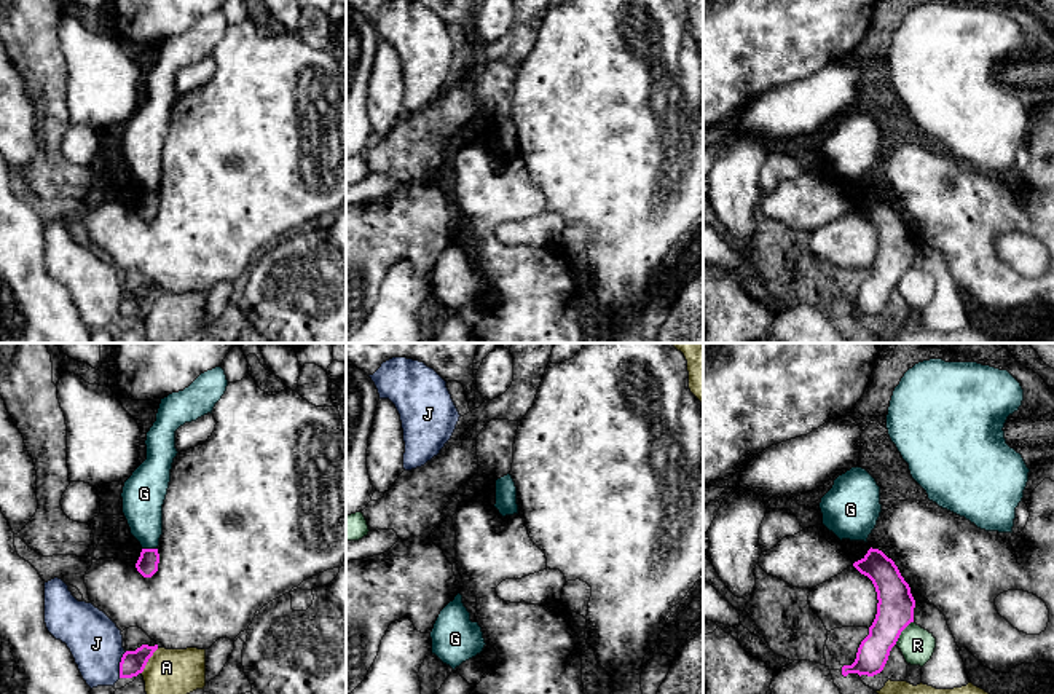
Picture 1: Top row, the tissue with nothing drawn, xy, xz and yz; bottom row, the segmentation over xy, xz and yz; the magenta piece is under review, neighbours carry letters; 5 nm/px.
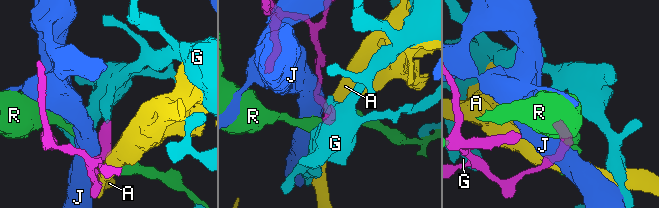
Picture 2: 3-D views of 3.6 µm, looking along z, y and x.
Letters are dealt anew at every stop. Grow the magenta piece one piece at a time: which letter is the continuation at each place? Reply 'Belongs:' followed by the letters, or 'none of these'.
Belongs: none of these

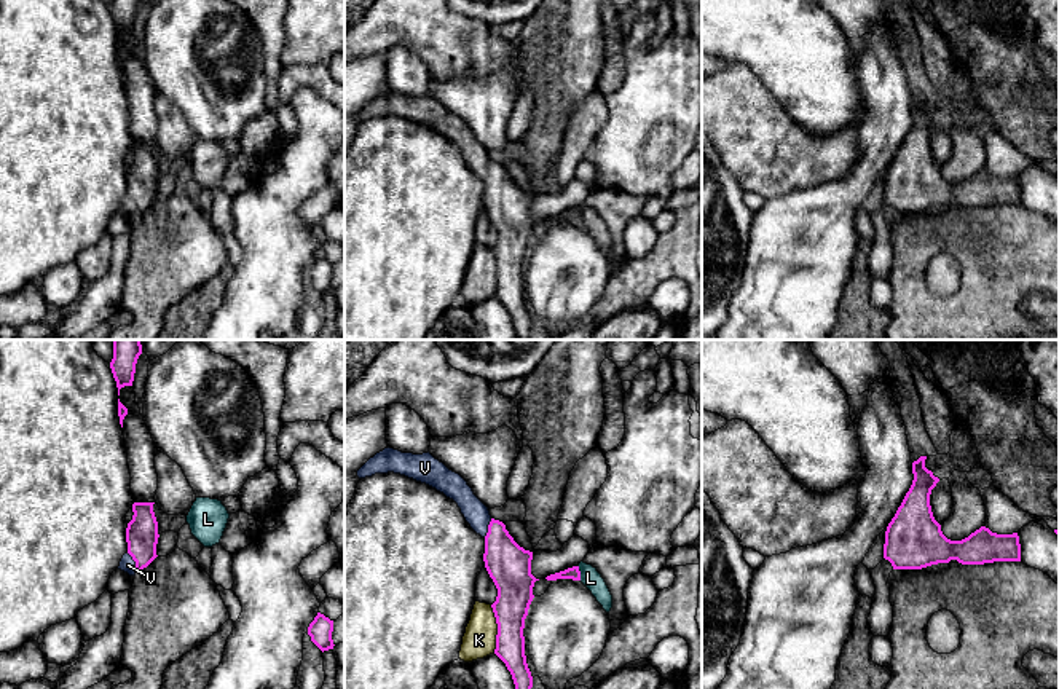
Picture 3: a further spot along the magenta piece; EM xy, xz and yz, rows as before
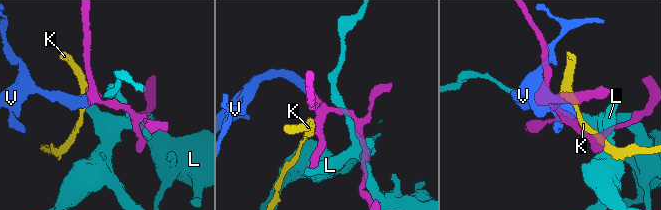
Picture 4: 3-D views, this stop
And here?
Belongs: V

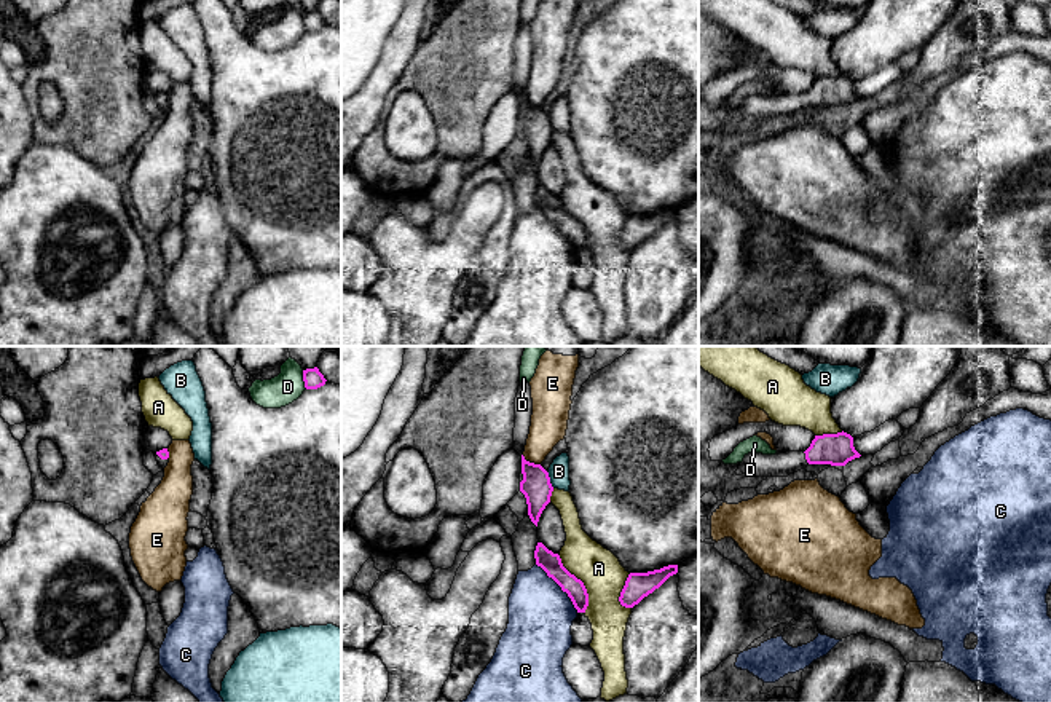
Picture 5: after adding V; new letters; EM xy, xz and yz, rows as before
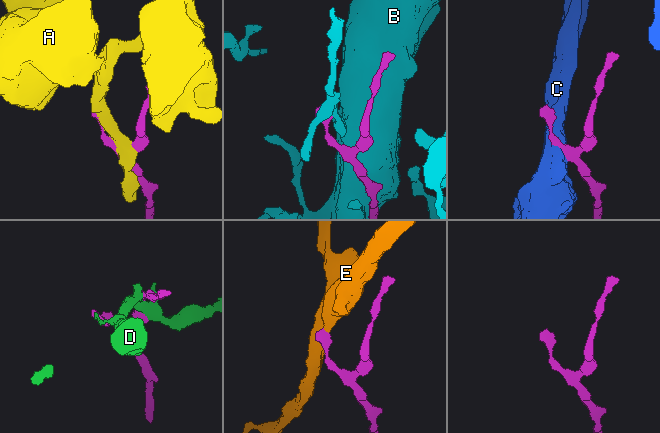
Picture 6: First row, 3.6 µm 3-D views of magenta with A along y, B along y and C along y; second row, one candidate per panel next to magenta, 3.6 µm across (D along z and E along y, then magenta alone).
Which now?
Belongs: none of these

